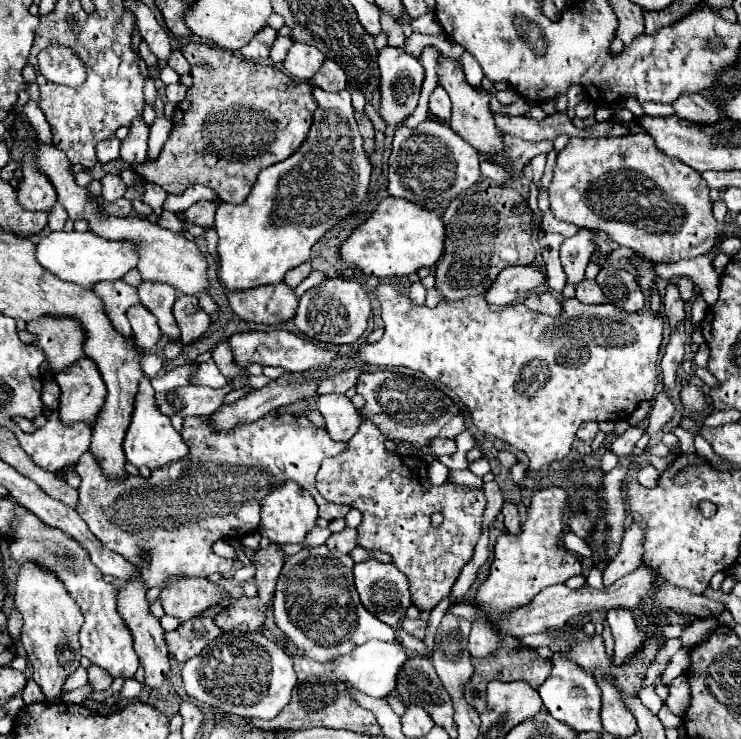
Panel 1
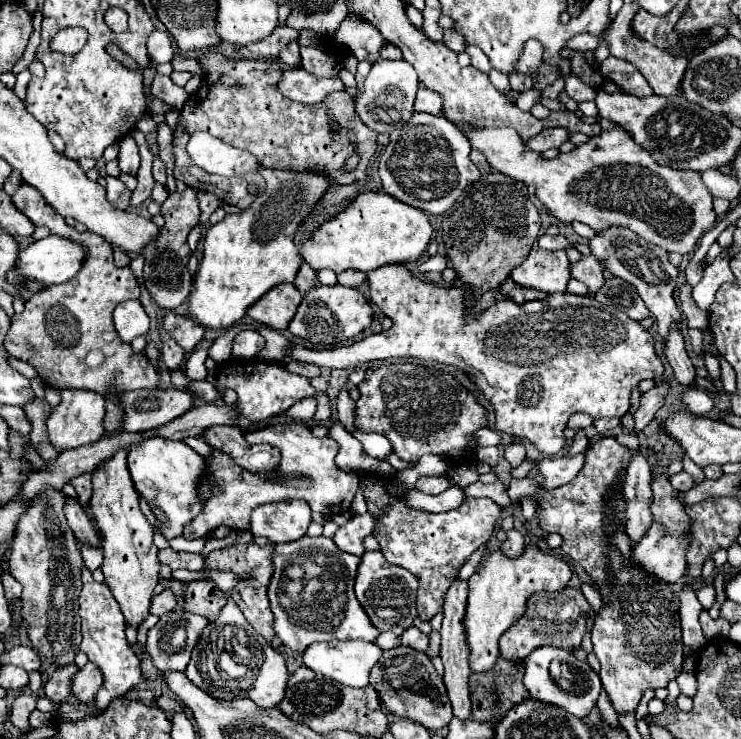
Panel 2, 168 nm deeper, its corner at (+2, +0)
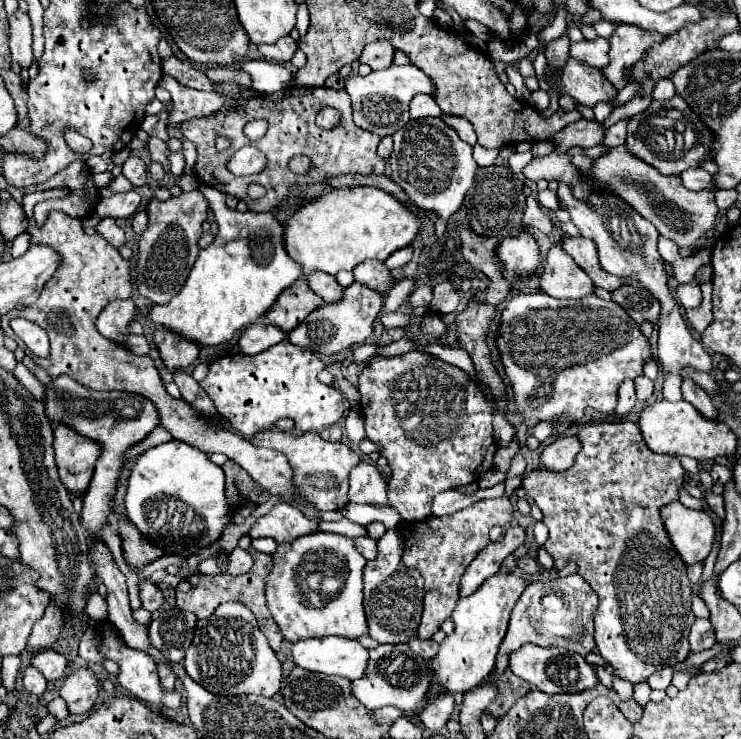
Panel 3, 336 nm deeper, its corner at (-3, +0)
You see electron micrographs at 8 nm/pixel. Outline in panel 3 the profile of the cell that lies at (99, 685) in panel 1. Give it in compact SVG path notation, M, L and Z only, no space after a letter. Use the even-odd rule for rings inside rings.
M75 669L61 687L61 697L67 701L69 713L81 715L93 709L99 695L99 679L91 669Z

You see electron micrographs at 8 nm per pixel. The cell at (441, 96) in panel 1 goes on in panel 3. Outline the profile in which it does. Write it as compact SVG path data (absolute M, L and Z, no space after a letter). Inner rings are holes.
M415 95L415 99L409 105L409 113L411 119L419 119L419 117L441 117L441 109L435 103L435 99L431 95Z

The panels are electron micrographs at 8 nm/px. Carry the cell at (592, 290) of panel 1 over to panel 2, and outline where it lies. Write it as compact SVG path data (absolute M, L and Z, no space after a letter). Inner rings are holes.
M584 255L580 261L572 263L572 277L586 283L590 289L590 295L594 295L604 285L604 273L602 265L594 255Z

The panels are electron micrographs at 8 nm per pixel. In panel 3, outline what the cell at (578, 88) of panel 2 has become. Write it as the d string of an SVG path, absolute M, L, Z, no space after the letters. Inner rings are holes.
M595 39L595 41L581 41L581 43L573 43L571 45L571 57L581 61L581 63L587 63L589 67L595 67L595 69L605 69L609 64L610 44L609 39Z

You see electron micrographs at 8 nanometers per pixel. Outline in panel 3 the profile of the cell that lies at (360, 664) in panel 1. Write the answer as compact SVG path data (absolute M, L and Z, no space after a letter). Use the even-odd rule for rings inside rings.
M303 639L293 645L293 661L307 671L355 681L367 673L369 651L355 639Z

